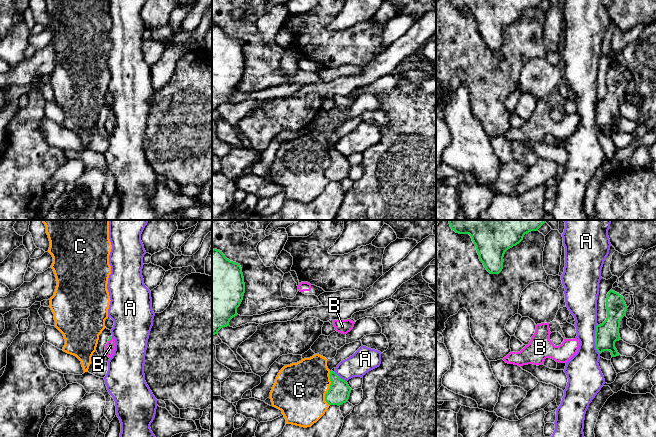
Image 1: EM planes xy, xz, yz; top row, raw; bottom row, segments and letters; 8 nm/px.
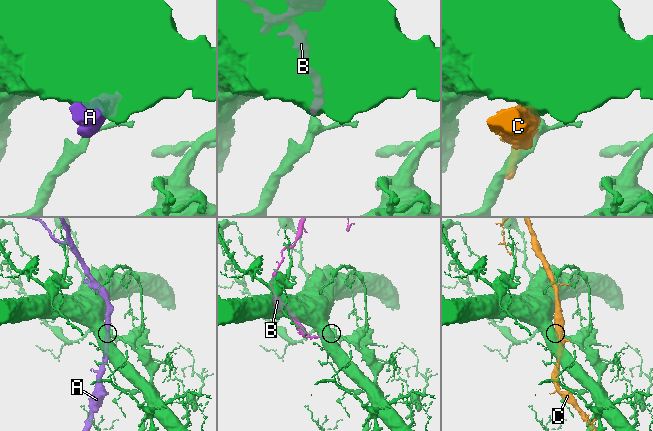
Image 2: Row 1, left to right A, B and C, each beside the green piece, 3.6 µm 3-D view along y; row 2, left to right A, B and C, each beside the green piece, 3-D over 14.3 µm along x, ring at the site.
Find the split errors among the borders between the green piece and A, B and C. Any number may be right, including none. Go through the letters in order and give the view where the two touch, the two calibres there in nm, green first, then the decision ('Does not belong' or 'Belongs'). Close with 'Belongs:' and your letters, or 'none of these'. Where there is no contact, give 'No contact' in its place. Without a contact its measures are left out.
A: Touches green in yz. Thickness 190 nm (green) against 240 nm. Does not belong
B: Touches green in xy. Thickness 30 nm (green) against 80 nm. Belongs
C: Touches green in xz. Thickness 170 nm (green) against 420 nm. Does not belong
Belongs: B

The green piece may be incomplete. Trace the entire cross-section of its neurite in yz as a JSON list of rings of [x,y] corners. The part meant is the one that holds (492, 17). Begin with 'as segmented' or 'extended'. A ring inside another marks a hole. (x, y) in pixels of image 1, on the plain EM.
as segmented | [[[450,0],[459,10],[469,10],[480,37],[490,50],[503,45],[505,28],[519,20],[525,10],[537,7],[543,0]]]

